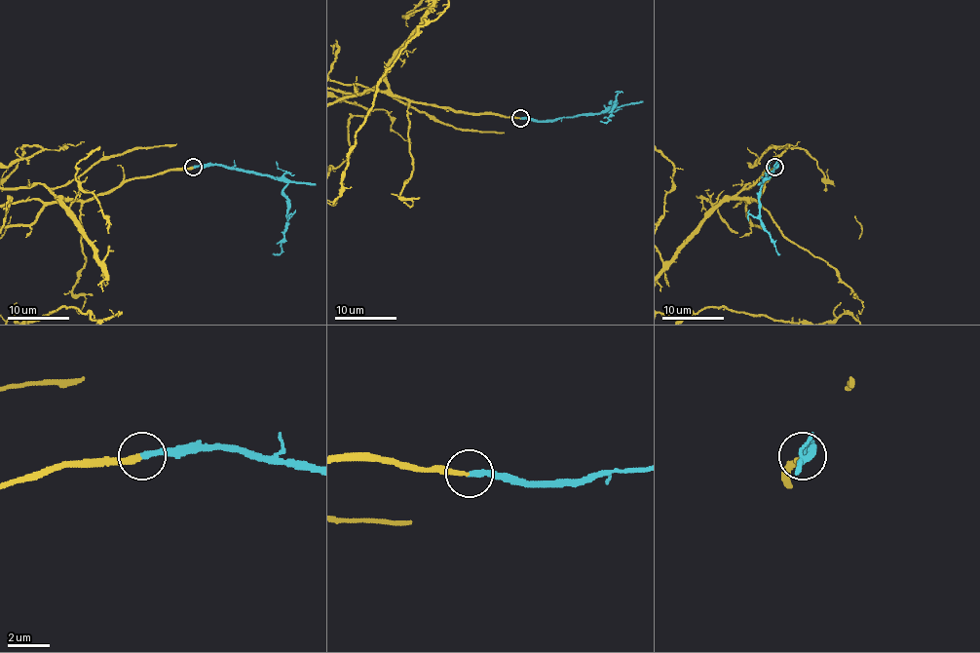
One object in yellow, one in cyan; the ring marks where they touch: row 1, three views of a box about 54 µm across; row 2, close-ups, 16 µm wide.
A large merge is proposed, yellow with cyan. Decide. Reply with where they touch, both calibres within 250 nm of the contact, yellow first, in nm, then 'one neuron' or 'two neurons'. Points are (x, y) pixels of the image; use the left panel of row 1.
place (193, 167); calibres 240 and 280 nm; one neuron

